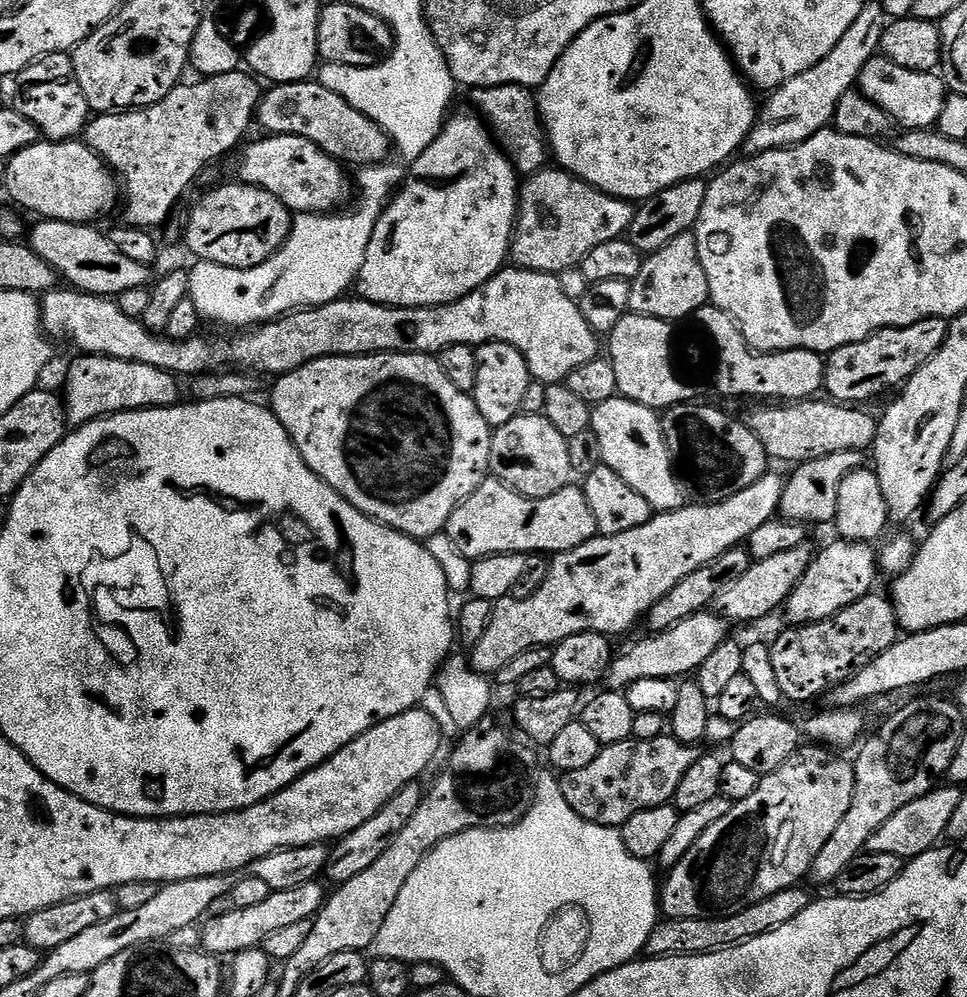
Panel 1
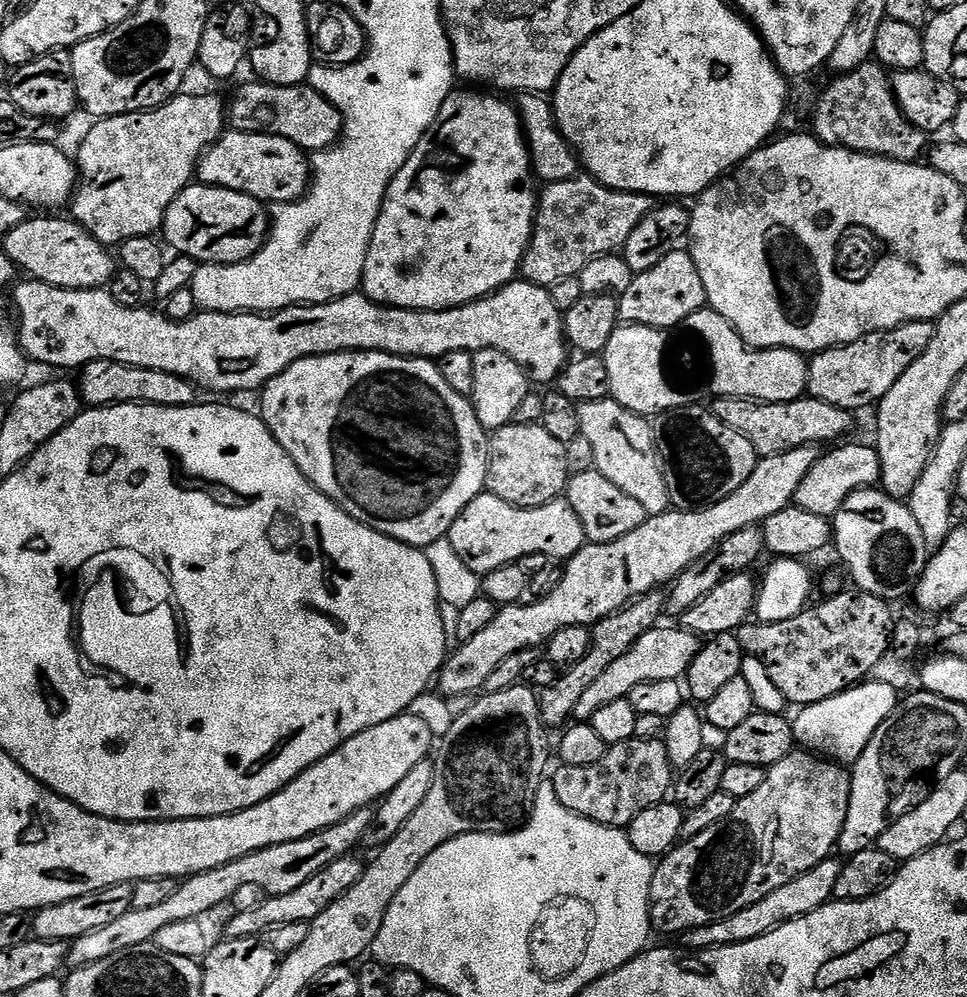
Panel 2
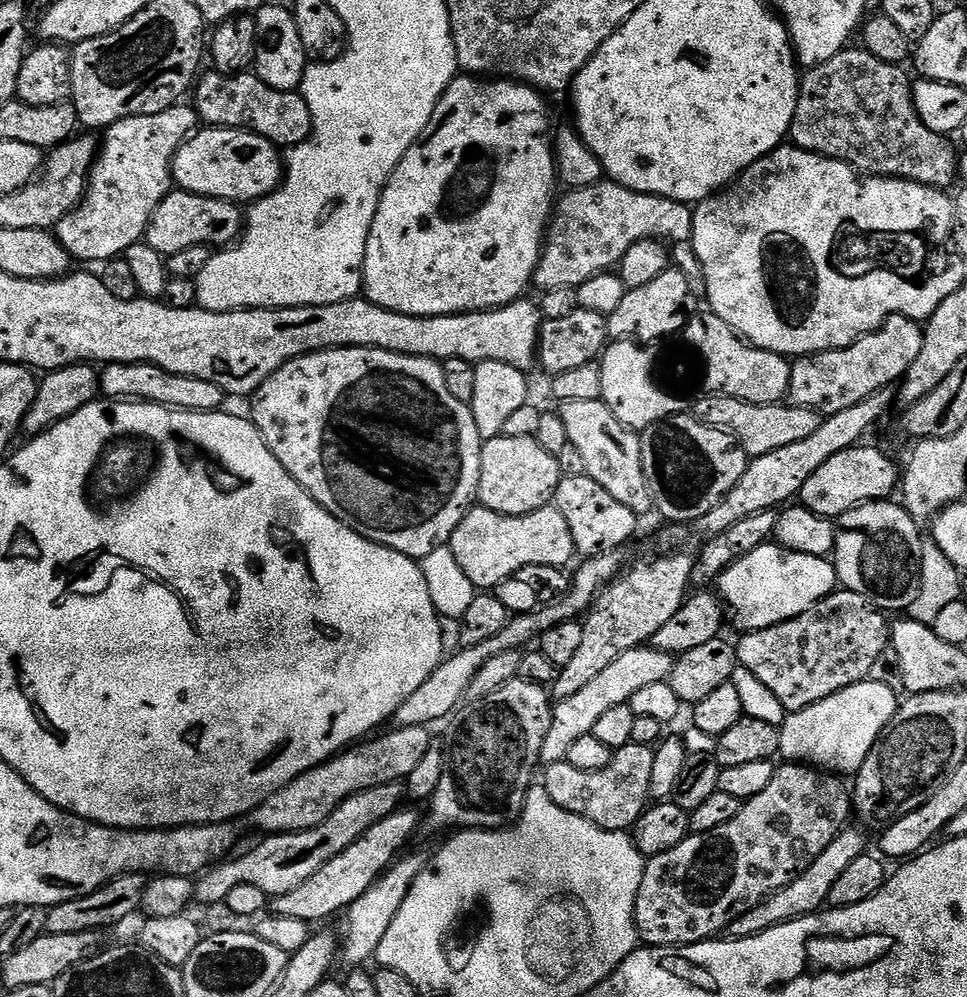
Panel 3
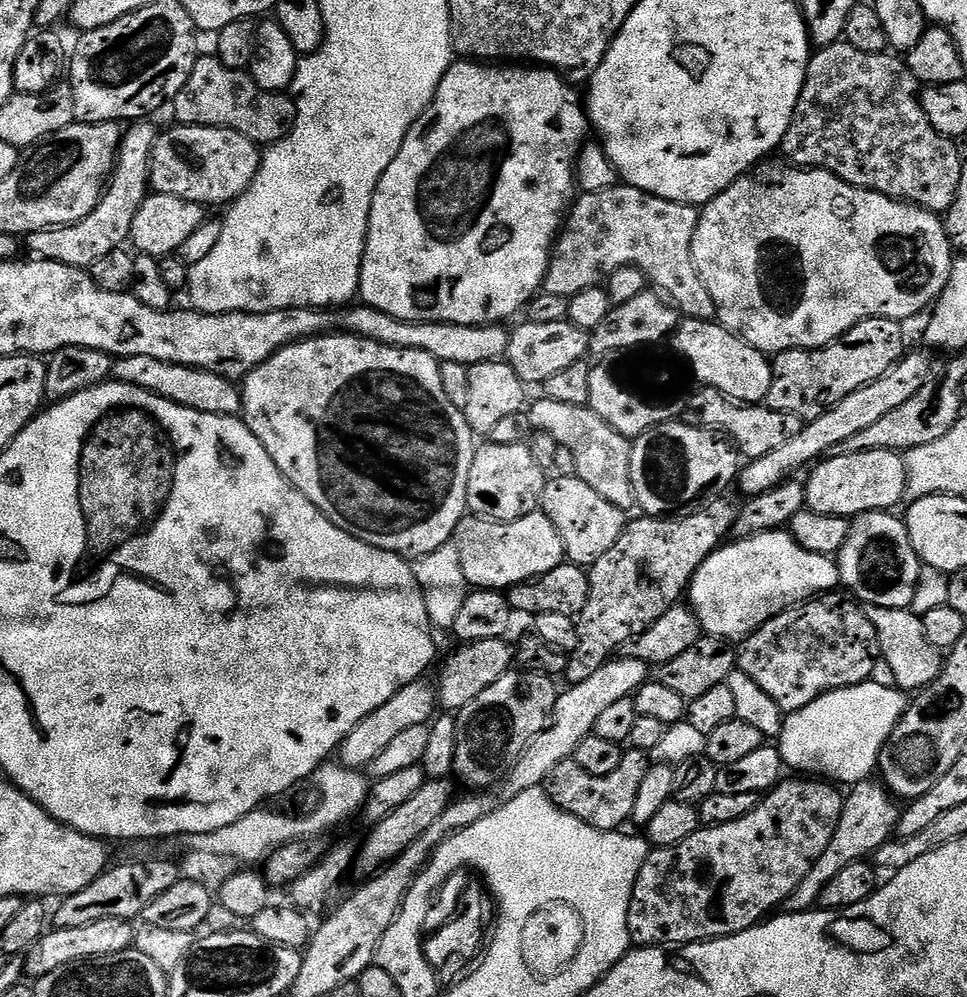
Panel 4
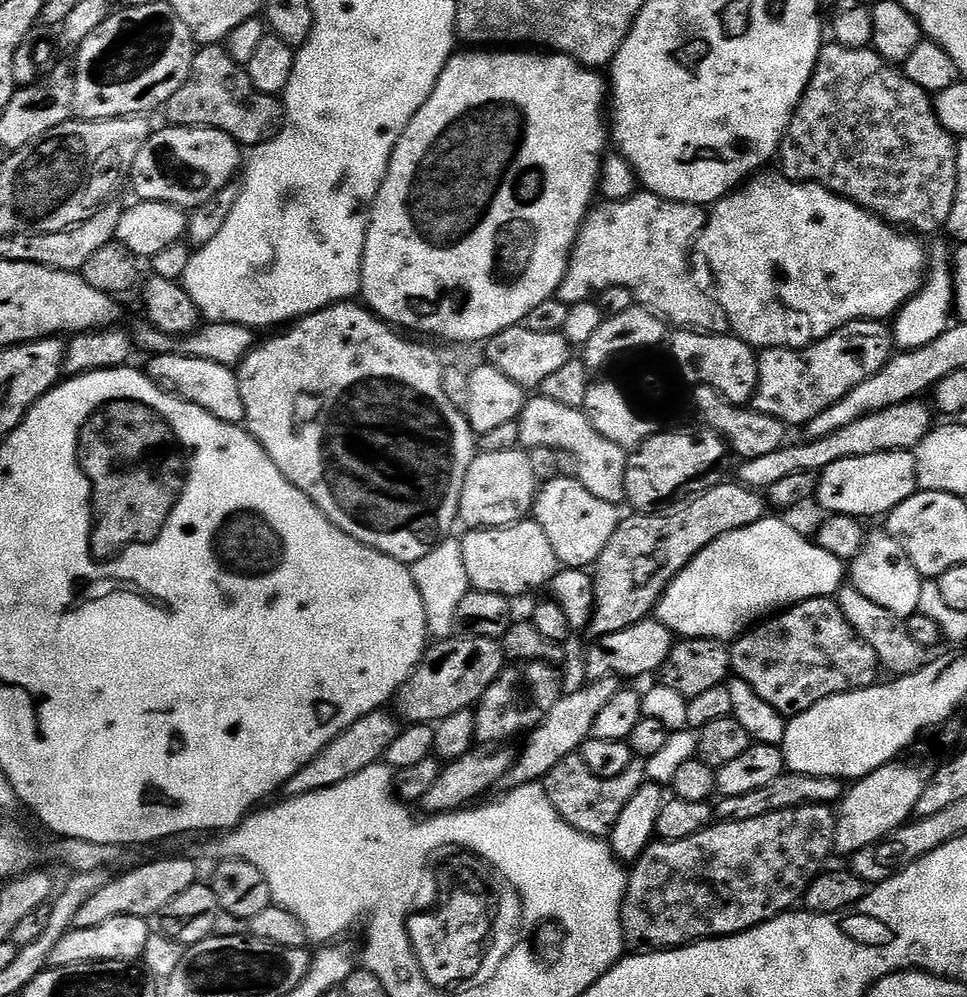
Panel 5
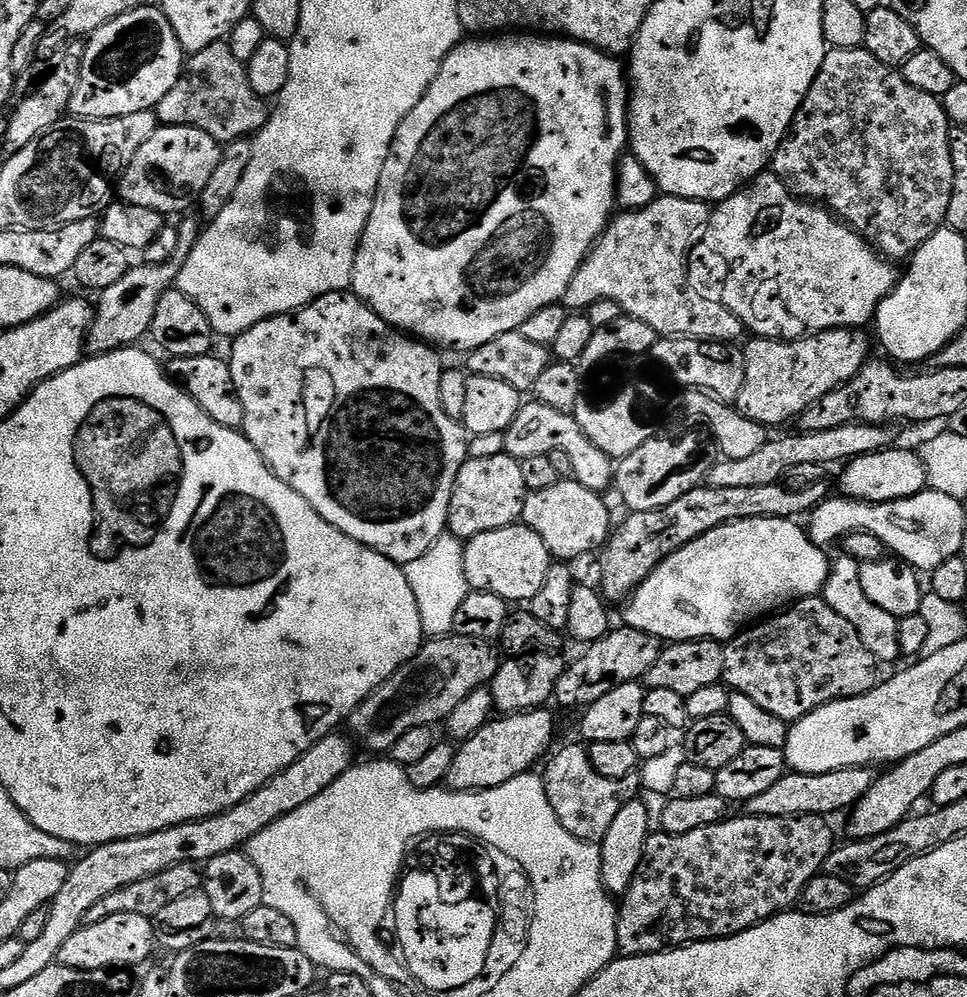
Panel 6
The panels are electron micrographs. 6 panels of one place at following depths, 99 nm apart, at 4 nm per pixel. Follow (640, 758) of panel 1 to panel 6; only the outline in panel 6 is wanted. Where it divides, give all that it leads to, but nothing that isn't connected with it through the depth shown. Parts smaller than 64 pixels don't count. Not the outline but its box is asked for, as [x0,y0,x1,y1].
[542,744,637,845]

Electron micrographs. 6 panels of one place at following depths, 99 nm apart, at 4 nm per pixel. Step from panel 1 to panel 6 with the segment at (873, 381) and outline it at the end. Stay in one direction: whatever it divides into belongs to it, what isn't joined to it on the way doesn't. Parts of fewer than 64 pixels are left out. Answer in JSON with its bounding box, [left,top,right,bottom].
[734,328,870,430]

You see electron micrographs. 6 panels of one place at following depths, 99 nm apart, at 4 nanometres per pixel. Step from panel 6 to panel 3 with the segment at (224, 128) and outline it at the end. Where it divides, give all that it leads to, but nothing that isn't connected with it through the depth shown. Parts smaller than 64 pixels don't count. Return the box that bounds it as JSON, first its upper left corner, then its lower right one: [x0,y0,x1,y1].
[194,70,312,150]

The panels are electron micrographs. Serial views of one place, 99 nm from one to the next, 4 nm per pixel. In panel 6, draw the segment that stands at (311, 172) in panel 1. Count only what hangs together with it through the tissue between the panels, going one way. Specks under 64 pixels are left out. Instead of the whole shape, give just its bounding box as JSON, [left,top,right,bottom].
[119,124,221,214]

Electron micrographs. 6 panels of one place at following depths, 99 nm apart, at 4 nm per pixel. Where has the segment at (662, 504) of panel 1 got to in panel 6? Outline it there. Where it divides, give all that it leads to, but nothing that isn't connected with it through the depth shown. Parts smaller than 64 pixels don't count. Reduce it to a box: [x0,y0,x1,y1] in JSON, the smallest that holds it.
[503,402,616,494]

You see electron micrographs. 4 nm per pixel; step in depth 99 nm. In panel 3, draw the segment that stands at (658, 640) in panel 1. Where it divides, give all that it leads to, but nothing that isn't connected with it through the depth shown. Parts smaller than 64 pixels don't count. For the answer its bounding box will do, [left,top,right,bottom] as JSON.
[541,646,673,766]

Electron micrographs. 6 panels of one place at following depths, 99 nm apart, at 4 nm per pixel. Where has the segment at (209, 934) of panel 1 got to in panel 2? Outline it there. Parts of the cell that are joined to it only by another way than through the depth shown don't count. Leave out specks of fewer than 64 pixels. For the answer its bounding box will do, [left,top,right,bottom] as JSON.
[227,854,366,940]

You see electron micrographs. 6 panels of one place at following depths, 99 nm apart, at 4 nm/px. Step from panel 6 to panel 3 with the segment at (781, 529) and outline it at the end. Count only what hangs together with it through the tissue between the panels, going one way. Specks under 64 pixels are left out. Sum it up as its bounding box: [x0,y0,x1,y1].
[718,542,837,633]

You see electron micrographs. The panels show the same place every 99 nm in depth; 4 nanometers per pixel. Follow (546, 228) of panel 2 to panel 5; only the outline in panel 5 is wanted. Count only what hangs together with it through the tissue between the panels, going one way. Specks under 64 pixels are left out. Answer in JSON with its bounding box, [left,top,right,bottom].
[555,190,729,334]

